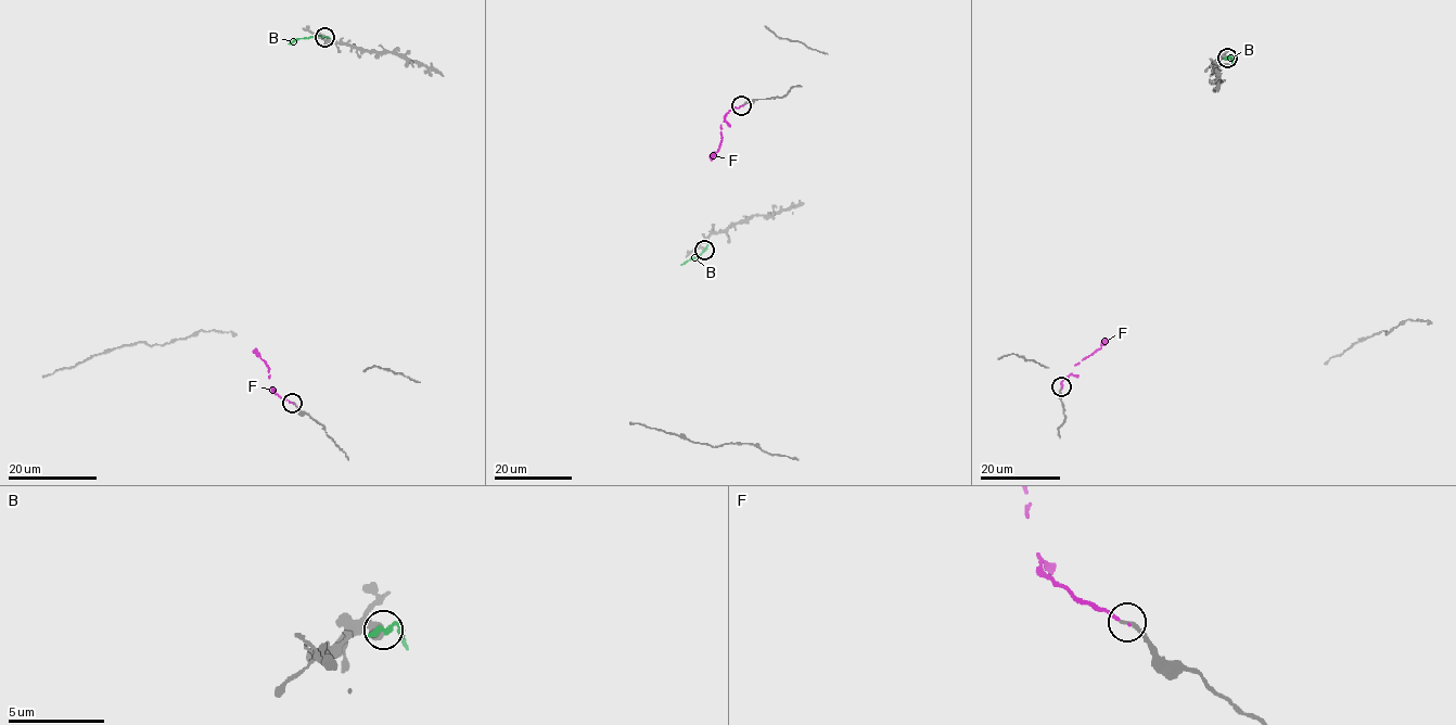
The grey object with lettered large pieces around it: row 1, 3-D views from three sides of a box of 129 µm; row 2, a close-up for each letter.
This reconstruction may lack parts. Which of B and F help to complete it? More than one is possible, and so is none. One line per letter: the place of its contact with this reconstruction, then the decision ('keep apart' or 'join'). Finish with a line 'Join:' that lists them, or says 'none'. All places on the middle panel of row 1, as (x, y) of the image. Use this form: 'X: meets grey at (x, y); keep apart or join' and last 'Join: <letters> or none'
B: meets grey at (704, 250); keep apart
F: meets grey at (741, 105); join
Join: F

